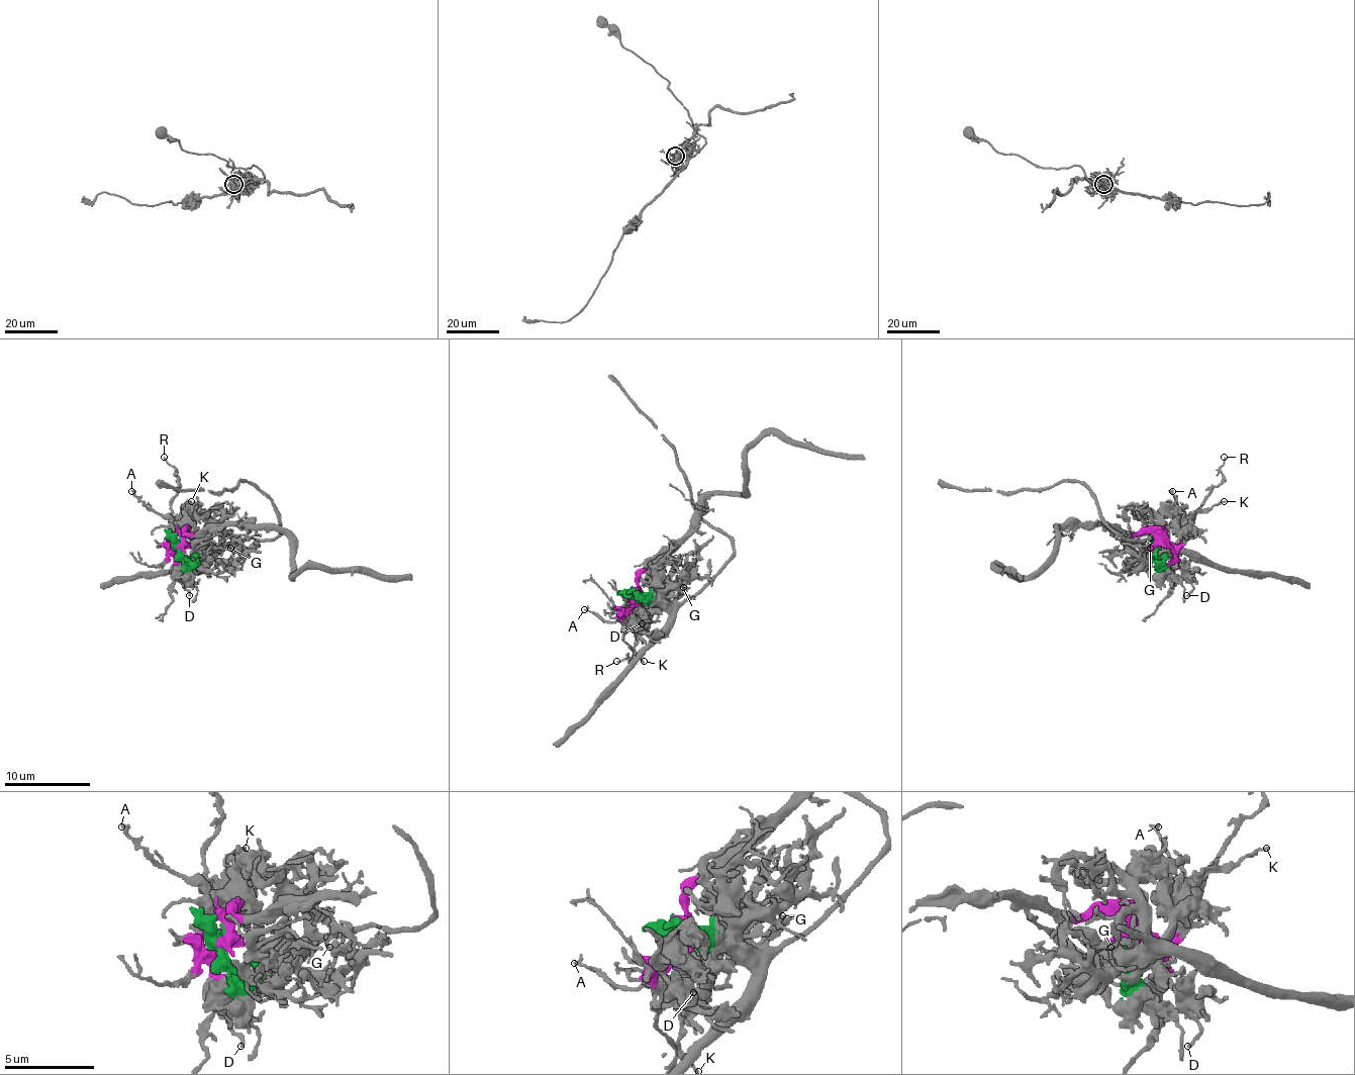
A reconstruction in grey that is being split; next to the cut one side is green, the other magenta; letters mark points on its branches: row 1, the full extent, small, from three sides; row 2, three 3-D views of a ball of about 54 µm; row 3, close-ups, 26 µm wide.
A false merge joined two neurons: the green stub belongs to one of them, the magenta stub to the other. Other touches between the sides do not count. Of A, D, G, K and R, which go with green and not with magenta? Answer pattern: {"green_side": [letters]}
{"green_side": ["G"]}

